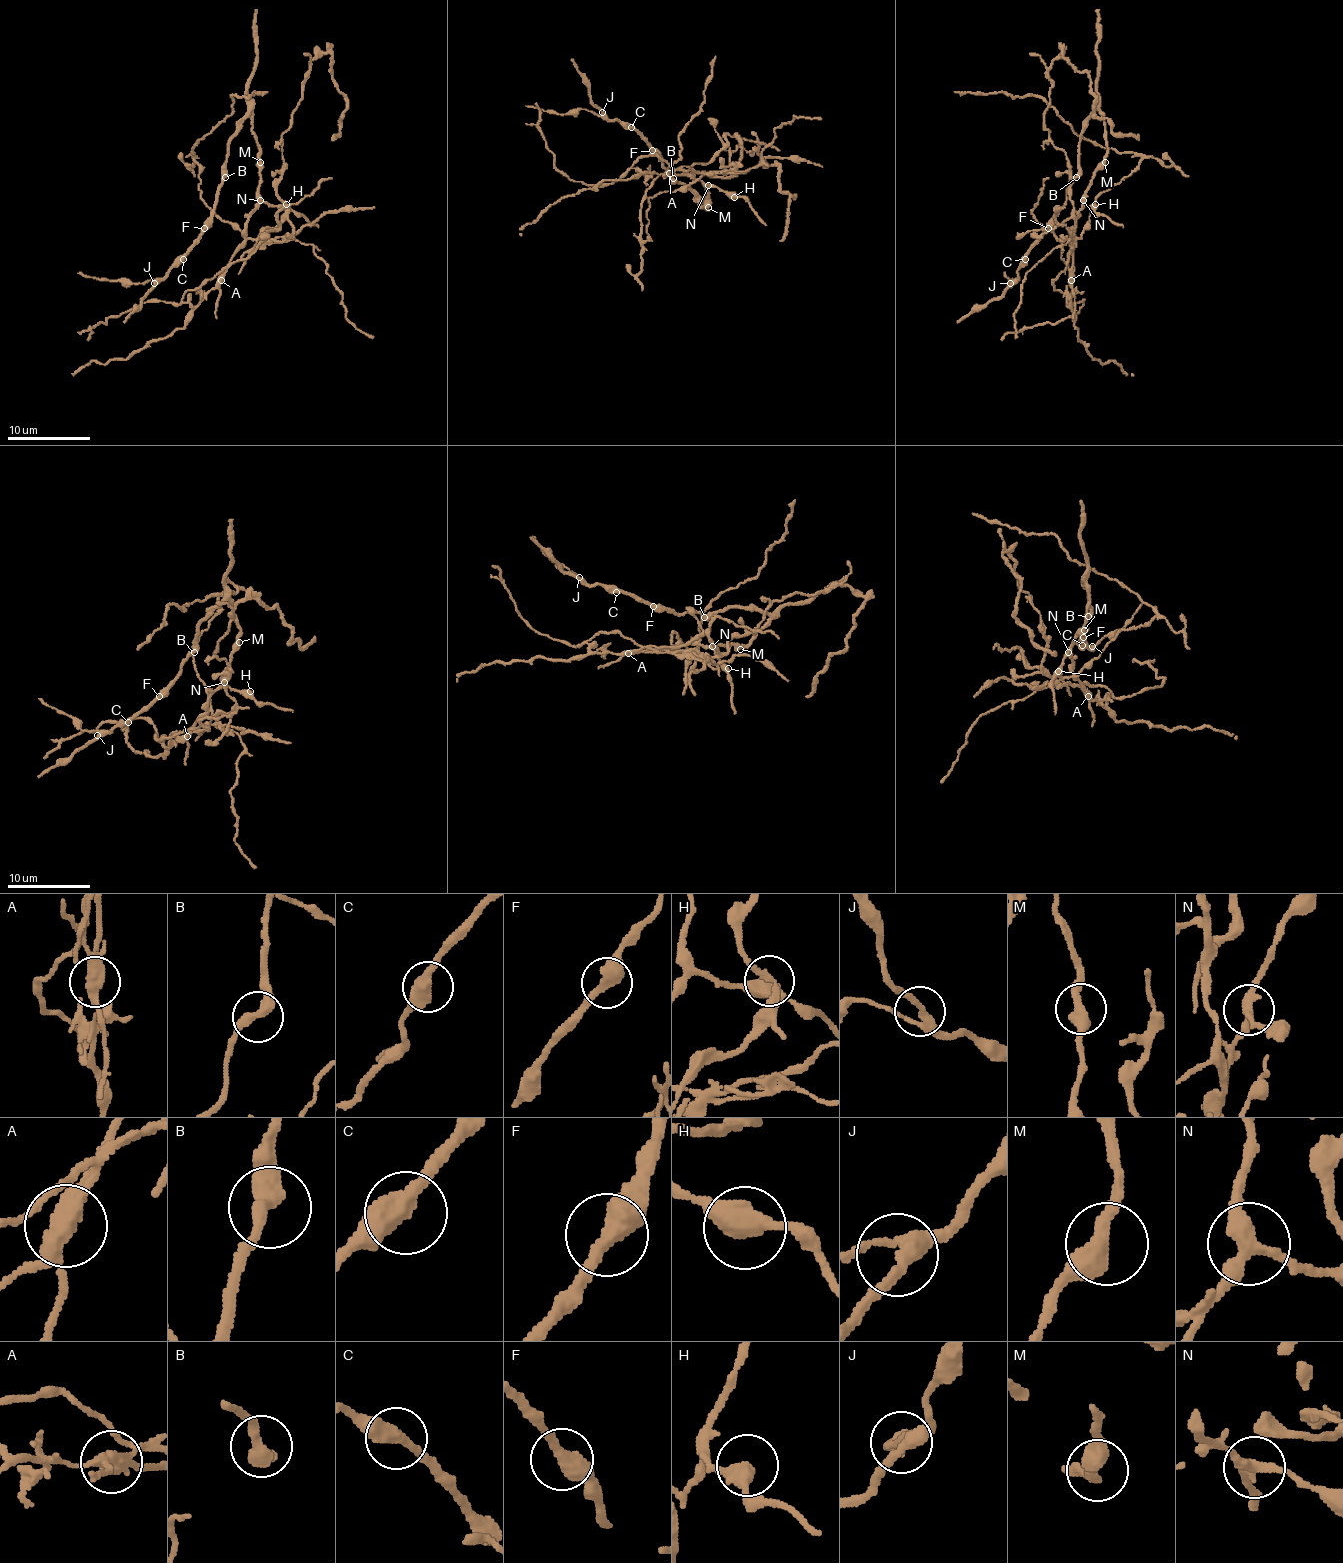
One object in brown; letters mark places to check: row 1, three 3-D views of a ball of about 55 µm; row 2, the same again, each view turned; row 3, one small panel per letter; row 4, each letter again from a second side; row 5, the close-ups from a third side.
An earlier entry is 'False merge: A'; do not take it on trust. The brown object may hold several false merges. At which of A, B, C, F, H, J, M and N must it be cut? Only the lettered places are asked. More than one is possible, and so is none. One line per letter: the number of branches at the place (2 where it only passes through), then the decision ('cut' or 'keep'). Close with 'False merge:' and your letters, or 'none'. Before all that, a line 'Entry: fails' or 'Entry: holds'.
Entry: holds
A: 3 branches meet; cut
B: 2 branches meet; keep
C: 2 branches meet; keep
F: 2 branches meet; keep
H: 2 branches meet; keep
J: 3 branches meet; keep
M: 2 branches meet; keep
N: 3 branches meet; keep
False merge: A

